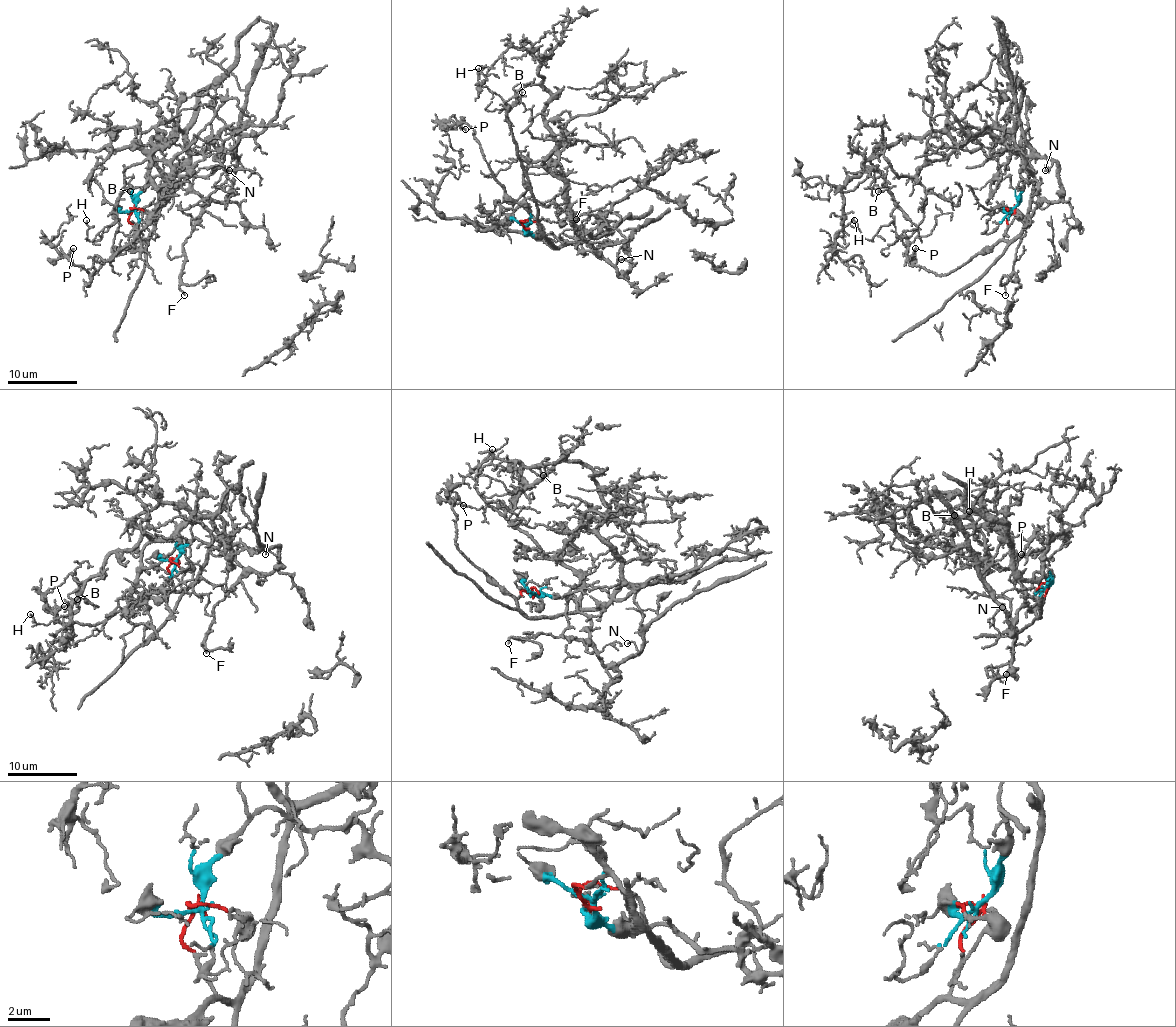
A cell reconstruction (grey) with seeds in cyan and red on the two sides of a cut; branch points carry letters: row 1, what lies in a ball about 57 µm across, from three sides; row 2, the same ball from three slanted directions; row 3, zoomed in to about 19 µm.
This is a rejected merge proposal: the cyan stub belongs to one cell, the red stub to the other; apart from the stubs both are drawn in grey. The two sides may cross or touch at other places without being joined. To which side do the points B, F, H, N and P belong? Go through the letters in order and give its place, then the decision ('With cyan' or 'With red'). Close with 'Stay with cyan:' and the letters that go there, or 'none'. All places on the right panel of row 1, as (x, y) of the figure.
B: Place: (878, 191). With red
F: Place: (1005, 295). With cyan
H: Place: (854, 220). With red
N: Place: (1045, 170). With cyan
P: Place: (915, 248). With red
Stay with cyan: F, N

